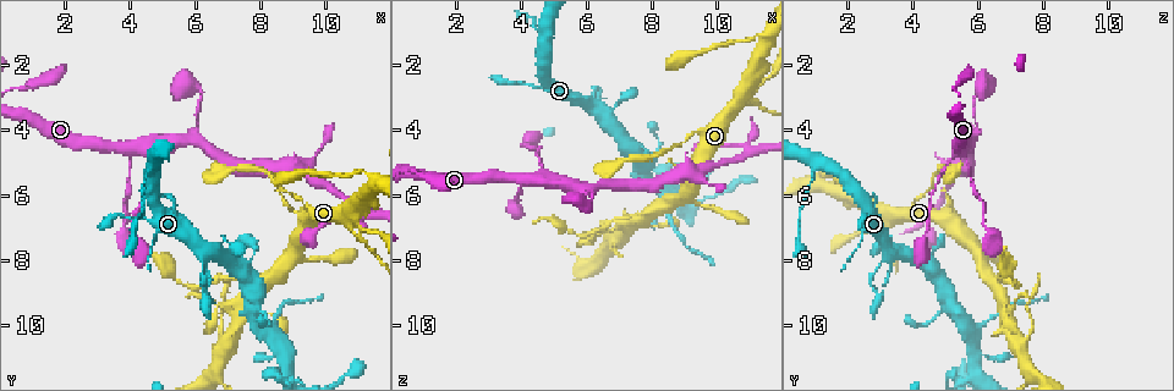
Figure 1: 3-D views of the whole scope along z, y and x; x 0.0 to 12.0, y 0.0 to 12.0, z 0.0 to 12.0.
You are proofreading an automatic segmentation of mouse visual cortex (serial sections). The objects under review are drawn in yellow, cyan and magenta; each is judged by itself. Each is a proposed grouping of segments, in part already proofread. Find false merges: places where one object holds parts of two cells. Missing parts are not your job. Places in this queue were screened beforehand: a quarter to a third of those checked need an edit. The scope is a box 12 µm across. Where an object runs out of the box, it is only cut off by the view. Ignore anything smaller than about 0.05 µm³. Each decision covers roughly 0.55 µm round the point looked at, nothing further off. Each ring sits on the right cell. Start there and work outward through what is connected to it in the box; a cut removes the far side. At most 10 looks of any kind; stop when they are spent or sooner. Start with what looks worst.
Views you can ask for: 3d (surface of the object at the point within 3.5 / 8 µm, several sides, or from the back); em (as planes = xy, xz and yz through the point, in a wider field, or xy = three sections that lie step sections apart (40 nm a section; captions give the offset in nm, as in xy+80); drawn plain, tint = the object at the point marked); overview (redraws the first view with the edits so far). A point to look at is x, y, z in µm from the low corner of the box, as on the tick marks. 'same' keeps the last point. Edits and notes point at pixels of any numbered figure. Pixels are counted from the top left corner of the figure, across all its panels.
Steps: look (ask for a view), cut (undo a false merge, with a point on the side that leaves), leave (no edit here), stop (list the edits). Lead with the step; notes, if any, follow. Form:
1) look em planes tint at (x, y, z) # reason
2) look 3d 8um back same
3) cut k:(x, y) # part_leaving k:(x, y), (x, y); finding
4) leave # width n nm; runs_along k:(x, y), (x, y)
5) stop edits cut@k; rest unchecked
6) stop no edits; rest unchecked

look 3d 3.5um at (4.5, 4.4, 5.6) # abrupt turn

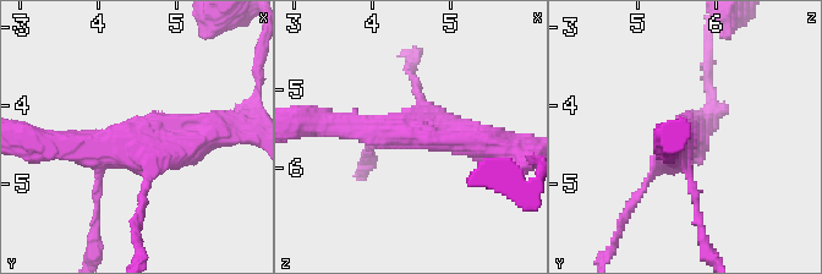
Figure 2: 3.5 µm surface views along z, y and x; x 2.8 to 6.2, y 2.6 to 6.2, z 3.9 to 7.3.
look em planes tint at (4.55, 4.45, 5.50) # arms 4; arm_widths 100, 100, 300, 400 nm; need the tissue

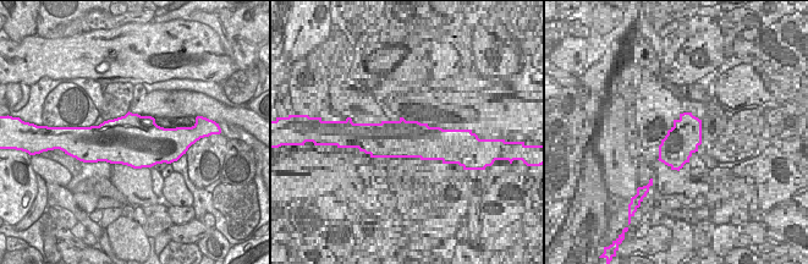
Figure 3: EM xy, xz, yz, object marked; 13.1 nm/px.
leave # runs_along 2:(330, 122), (492, 144); one cell here

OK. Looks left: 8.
look 3d 3.5um at (7.6, 8.5, 6.5) # thin arm on a thick one

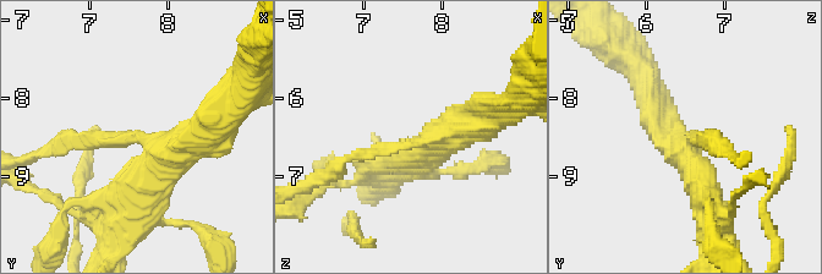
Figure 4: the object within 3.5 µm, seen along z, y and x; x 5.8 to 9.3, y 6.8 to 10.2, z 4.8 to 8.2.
look em xy step 5 plain at (7.65, 8.50, 6.60) # arms 3; arm_widths 150, 400, 450 nm; shape alone is not enough

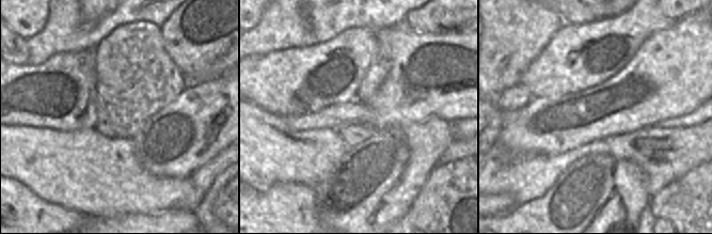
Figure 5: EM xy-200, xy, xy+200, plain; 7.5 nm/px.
look em xy step 5 tint same

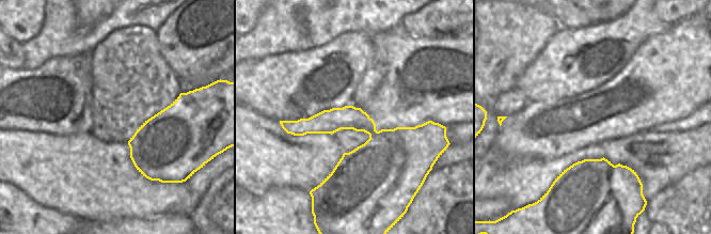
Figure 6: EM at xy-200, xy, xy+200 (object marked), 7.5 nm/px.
leave # runs_along 6:(284, 123), (362, 122), (377, 137), (425, 127); one cell here

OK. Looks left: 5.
look 3d 8um at (8.2, 10.2, 5.8) # two arms in line, one across

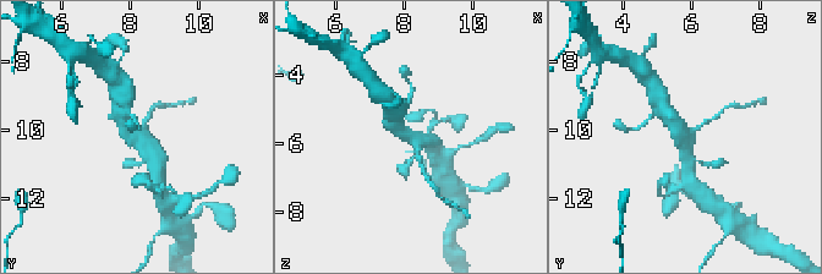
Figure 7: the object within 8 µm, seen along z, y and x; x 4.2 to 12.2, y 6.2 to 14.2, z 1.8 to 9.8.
look em xy step 1 tint at (8.2, 10.2, 5.8) # arms 3; arm_widths 150, 400, 450 nm; shape alone is not enough

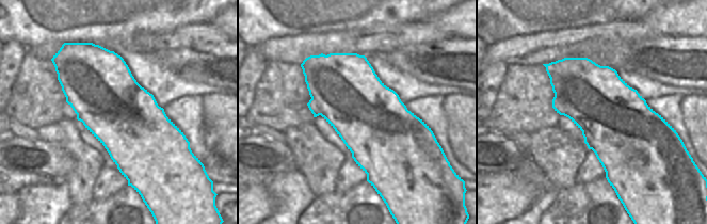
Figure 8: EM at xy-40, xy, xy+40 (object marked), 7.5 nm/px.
leave # width 550 nm; runs_along 7:(121, 110), (155, 166); one cell here

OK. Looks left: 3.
look 3d 3.5um back at (9.2, 5.2, 5.2) # a fork

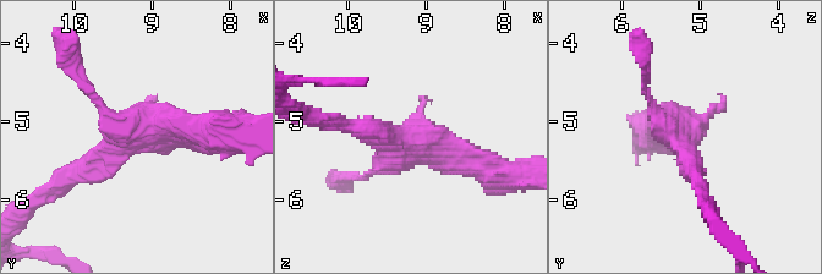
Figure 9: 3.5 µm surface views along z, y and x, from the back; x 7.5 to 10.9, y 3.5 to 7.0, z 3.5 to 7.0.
look em xy step 1 tint at (9.15, 5.15, 5.25)

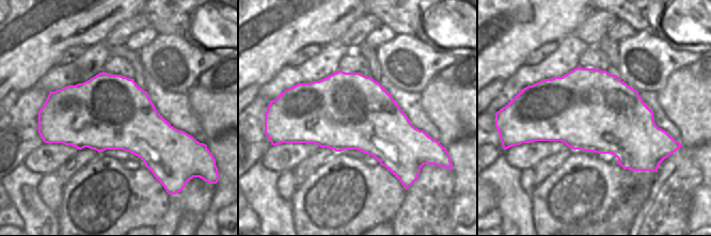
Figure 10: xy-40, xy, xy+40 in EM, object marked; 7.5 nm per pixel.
leave # runs_along 9:(212, 130), (148, 126), (70, 175); continuous, no second cell

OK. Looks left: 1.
stop no edits; rest unchecked

